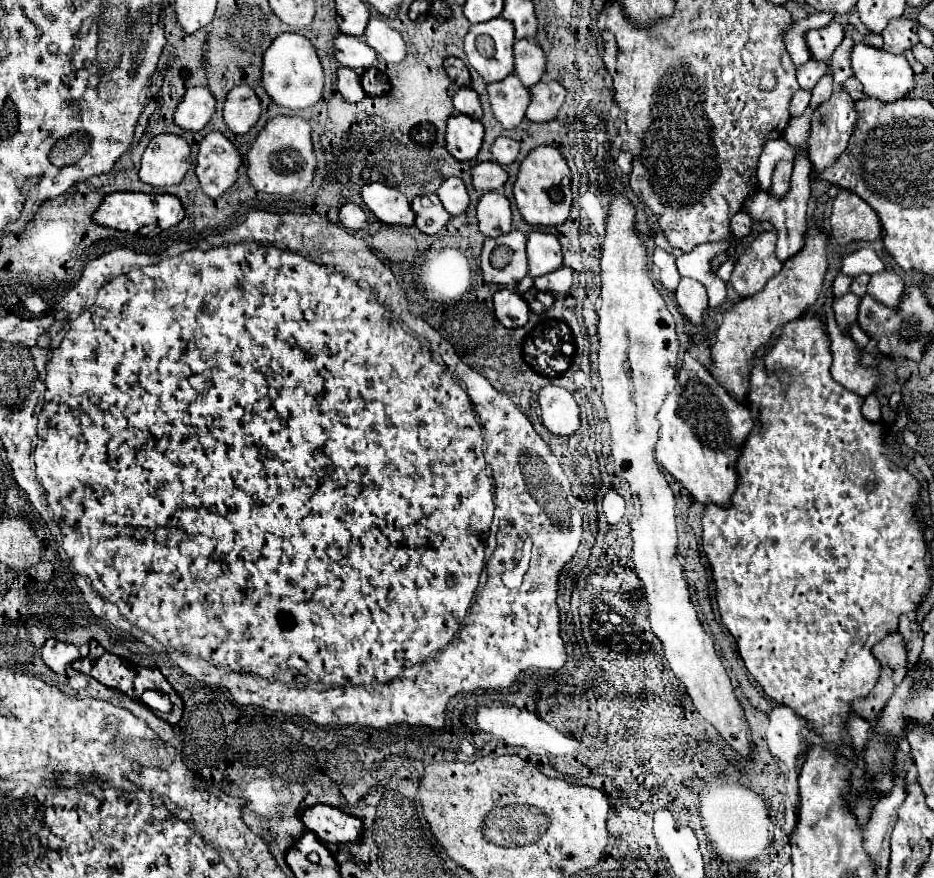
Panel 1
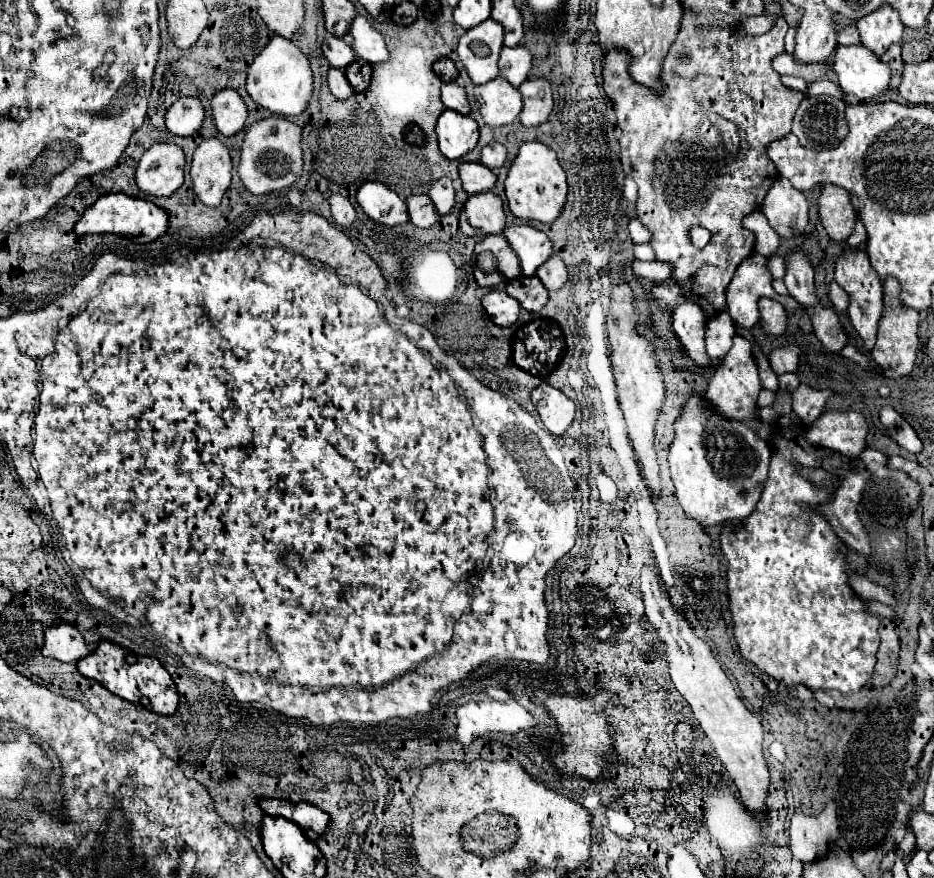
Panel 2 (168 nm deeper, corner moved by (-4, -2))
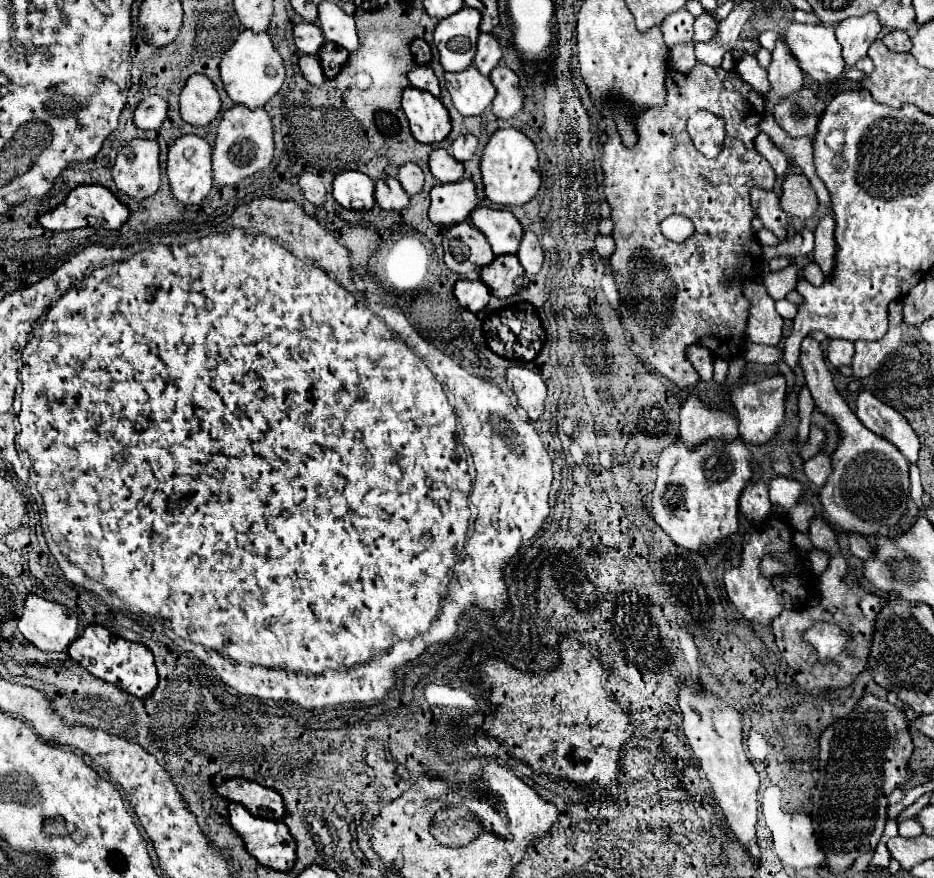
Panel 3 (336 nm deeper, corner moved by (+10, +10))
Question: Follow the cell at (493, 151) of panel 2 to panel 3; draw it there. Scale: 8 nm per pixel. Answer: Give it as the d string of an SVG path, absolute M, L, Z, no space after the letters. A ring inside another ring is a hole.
M464 134L464 136L458 136L458 138L452 142L450 154L452 154L458 162L466 162L466 160L472 158L476 146L478 146L478 138L472 136L472 134Z

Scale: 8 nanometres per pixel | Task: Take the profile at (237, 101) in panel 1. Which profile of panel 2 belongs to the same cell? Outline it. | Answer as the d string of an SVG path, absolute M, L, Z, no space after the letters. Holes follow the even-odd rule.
M224 88L212 98L212 116L224 136L236 136L246 126L248 108L236 90Z

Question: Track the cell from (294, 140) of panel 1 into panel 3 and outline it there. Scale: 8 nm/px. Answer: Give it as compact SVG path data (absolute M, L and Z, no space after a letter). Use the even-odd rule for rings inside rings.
M232 106L220 118L218 132L212 146L212 178L216 186L232 186L272 164L274 140L272 140L272 120L264 108L250 110L246 106Z

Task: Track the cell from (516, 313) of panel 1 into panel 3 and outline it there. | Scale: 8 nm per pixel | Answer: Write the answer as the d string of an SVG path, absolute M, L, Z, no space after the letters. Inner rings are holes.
M458 280L452 292L458 304L470 312L480 312L488 304L488 298L490 298L490 290L480 280L478 282Z

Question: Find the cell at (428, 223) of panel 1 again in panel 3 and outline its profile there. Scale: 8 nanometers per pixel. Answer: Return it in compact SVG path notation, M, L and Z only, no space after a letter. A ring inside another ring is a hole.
M382 178L374 182L374 200L382 210L402 210L410 204L408 194L400 190L400 182L396 178Z

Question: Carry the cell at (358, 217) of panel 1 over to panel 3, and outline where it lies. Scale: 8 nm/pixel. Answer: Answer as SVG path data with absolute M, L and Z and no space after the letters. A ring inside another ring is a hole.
M312 172L298 174L298 184L300 184L300 188L304 192L304 198L308 202L312 202L314 206L322 206L324 204L324 198L326 198L324 184L316 174L312 174Z

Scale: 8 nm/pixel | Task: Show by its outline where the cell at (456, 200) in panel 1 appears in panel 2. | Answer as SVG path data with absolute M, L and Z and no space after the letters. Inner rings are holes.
M440 178L432 184L428 196L432 198L432 202L438 206L440 214L450 214L454 204L456 204L456 190L452 186L450 178Z

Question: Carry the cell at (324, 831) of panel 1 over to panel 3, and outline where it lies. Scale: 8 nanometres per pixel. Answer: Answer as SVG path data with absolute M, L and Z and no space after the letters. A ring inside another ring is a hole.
M228 778L220 786L214 786L214 790L226 800L242 804L254 816L272 820L280 820L284 816L284 802L280 802L280 794L274 794L274 790L268 790L256 782Z

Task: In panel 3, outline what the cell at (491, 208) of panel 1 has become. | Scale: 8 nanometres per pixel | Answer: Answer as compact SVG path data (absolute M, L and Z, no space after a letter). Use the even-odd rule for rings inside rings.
M458 180L452 184L436 184L430 190L428 218L434 224L452 226L468 218L468 214L478 206L476 188L470 180Z

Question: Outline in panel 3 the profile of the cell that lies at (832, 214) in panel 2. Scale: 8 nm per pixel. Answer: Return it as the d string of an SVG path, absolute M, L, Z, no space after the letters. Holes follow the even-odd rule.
M804 174L786 176L786 180L782 184L782 194L780 194L780 208L786 214L796 216L800 220L810 218L816 212L818 198Z

